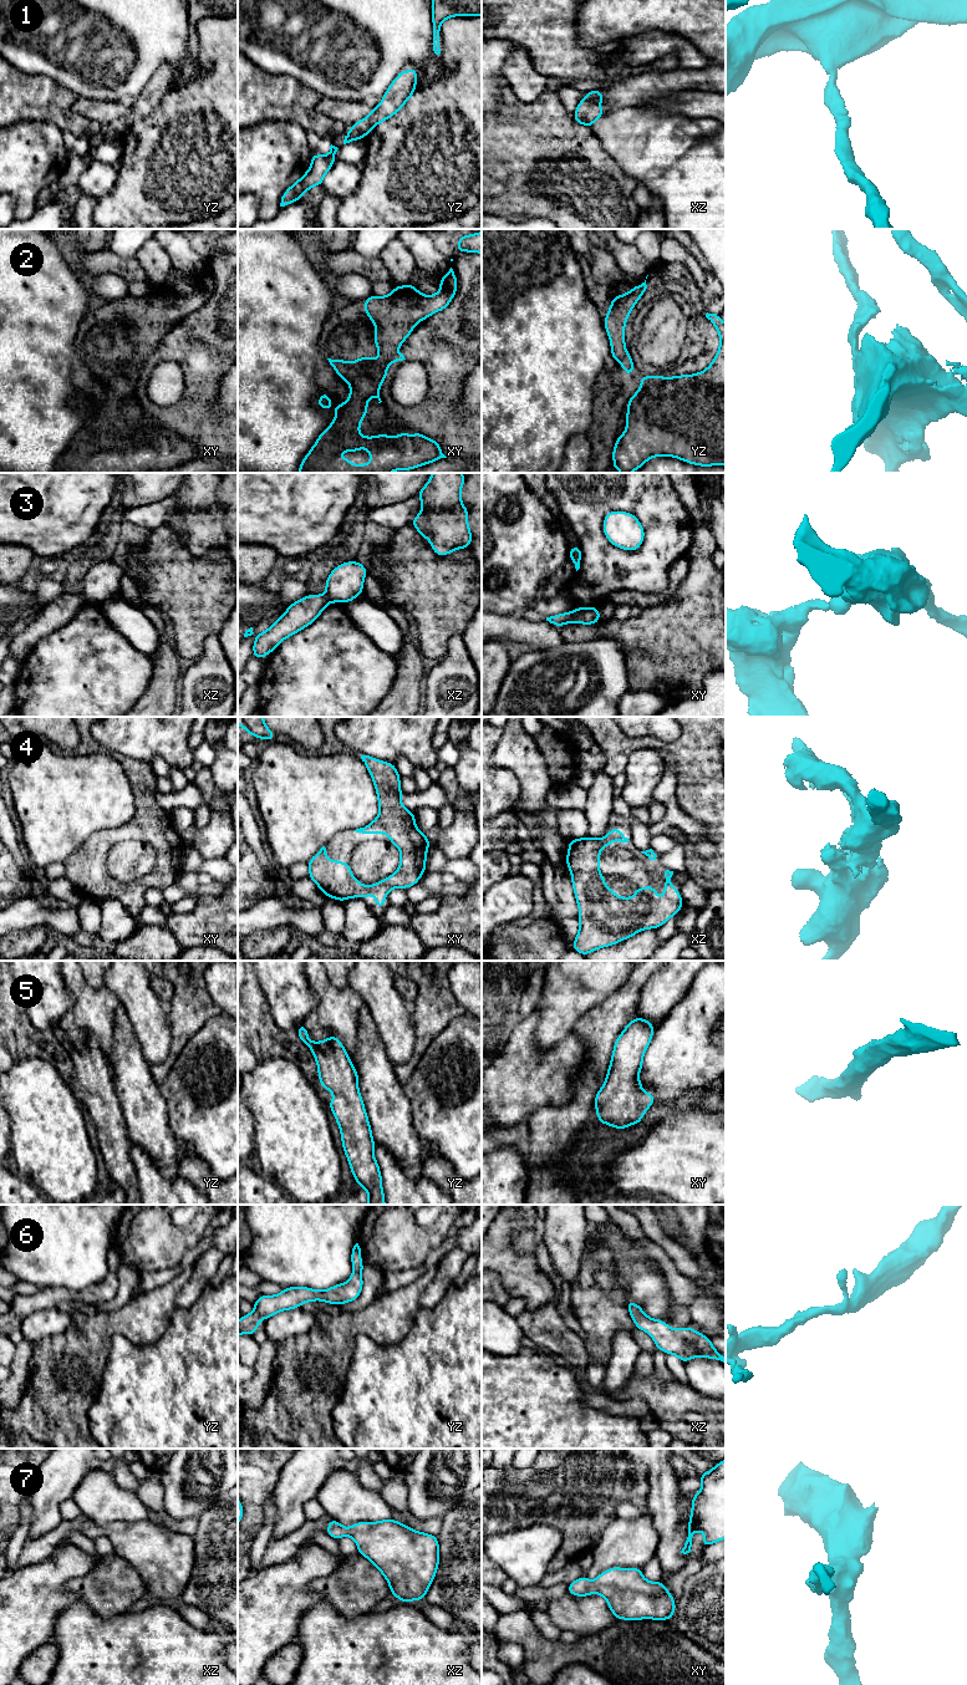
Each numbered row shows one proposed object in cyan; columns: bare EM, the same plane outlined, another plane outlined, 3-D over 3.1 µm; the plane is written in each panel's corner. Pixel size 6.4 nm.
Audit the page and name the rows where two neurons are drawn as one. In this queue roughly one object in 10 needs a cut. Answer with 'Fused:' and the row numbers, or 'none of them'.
Fused: 3

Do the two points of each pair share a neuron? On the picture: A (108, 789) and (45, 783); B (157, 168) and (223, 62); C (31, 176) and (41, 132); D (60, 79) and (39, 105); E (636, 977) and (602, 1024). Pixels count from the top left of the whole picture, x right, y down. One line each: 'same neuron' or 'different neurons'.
A: same neuron
B: same neuron
C: same neuron
D: different neurons
E: same neuron

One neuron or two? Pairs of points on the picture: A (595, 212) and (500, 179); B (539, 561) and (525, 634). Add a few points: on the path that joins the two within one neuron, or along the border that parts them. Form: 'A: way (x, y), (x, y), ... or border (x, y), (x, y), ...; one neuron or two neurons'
A: way (571, 194), (524, 191); one neuron
B: border (494, 612), (520, 615); two neurons

